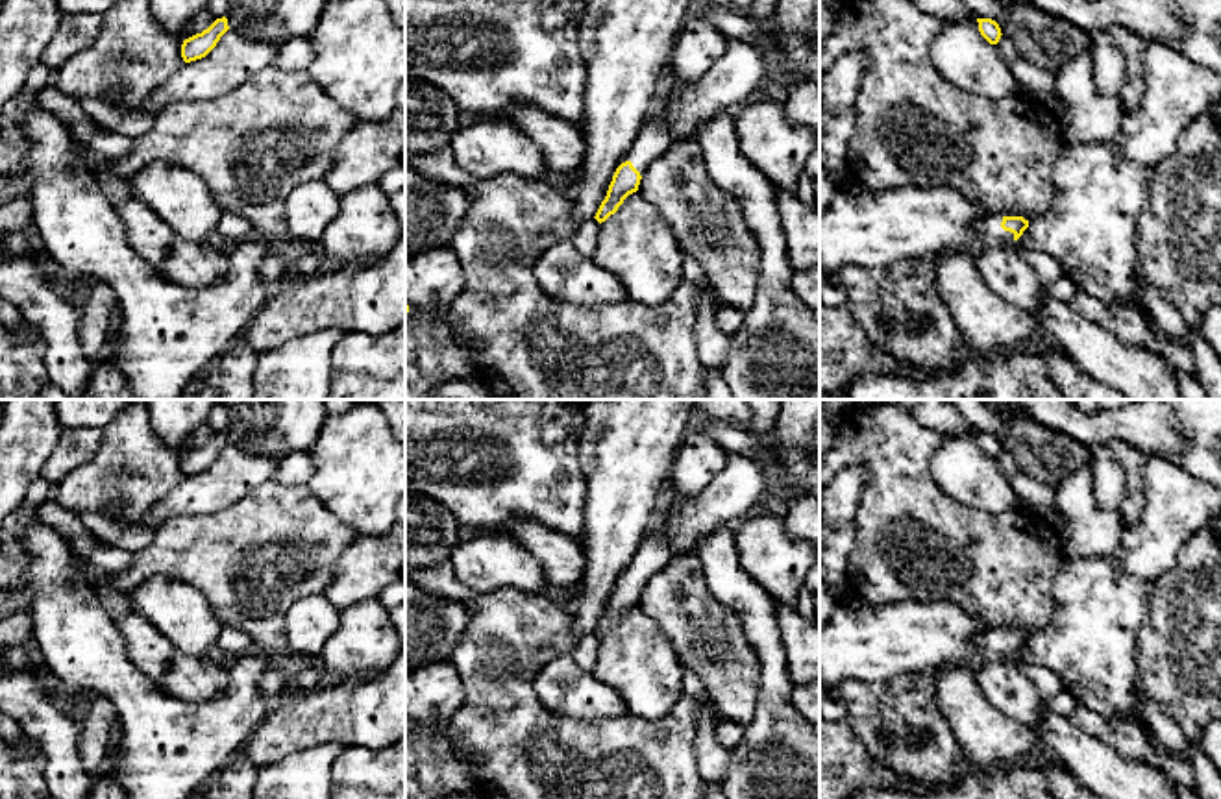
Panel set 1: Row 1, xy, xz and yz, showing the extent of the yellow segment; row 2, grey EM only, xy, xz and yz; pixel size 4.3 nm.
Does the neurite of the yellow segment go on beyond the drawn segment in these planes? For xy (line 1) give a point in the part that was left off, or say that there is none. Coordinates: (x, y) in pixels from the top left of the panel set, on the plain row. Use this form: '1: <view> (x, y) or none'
1: none

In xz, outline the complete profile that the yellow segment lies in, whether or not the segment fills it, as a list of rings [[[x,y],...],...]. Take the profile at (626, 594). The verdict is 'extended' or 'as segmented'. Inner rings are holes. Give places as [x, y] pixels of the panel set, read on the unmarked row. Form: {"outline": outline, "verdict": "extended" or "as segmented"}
{"outline": [[[655,514],[635,559],[618,577],[607,610],[594,631],[599,638],[614,629],[629,608],[638,605],[642,588],[653,573],[670,562],[672,555],[673,553],[664,531],[662,518]]], "verdict": "extended"}

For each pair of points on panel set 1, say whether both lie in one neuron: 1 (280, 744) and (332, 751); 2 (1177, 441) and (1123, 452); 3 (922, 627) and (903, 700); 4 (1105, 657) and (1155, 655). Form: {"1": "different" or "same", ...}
{"1": "different", "2": "different", "3": "different", "4": "different"}

